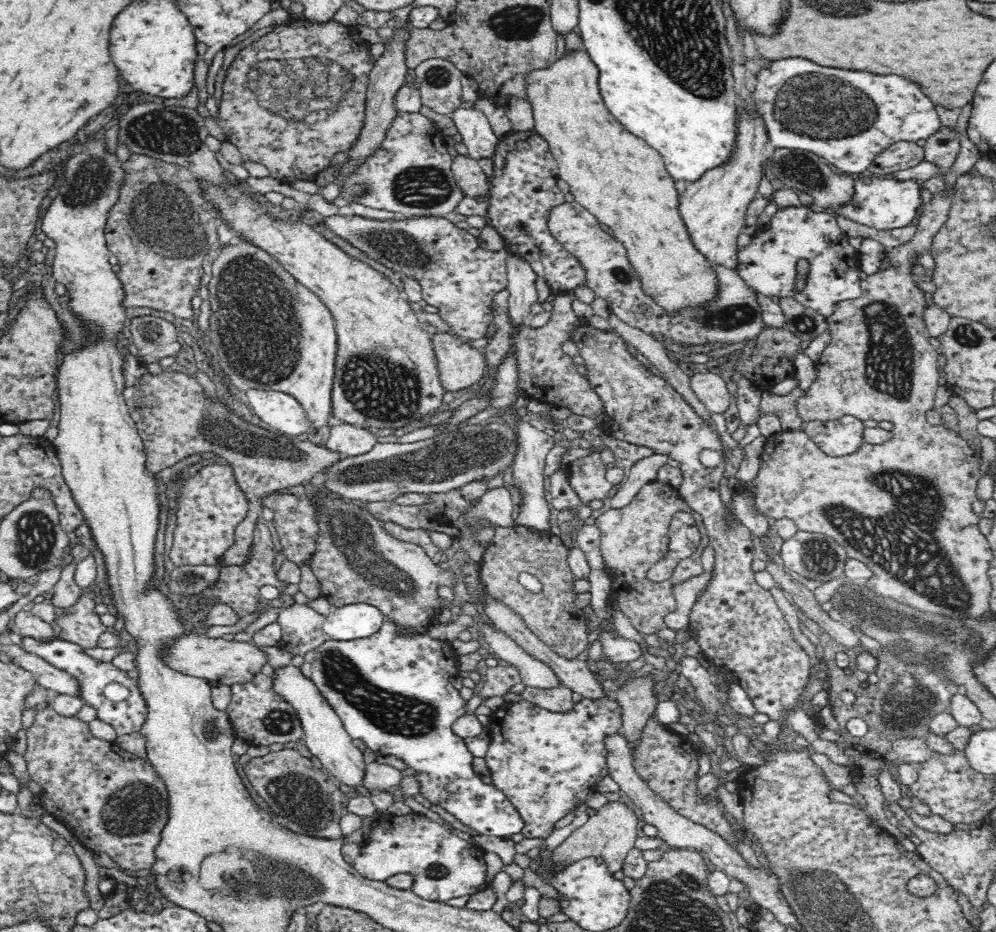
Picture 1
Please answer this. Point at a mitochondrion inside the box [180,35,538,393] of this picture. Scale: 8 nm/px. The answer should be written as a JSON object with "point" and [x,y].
{"point":[258,326]}

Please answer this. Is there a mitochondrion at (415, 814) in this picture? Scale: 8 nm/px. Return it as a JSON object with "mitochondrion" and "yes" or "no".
{"mitochondrion":"no"}

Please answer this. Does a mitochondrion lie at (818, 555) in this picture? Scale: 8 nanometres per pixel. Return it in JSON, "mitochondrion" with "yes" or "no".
{"mitochondrion":"yes"}

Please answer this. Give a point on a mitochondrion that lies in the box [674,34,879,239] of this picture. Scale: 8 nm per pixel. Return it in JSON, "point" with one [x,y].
{"point":[800,169]}

